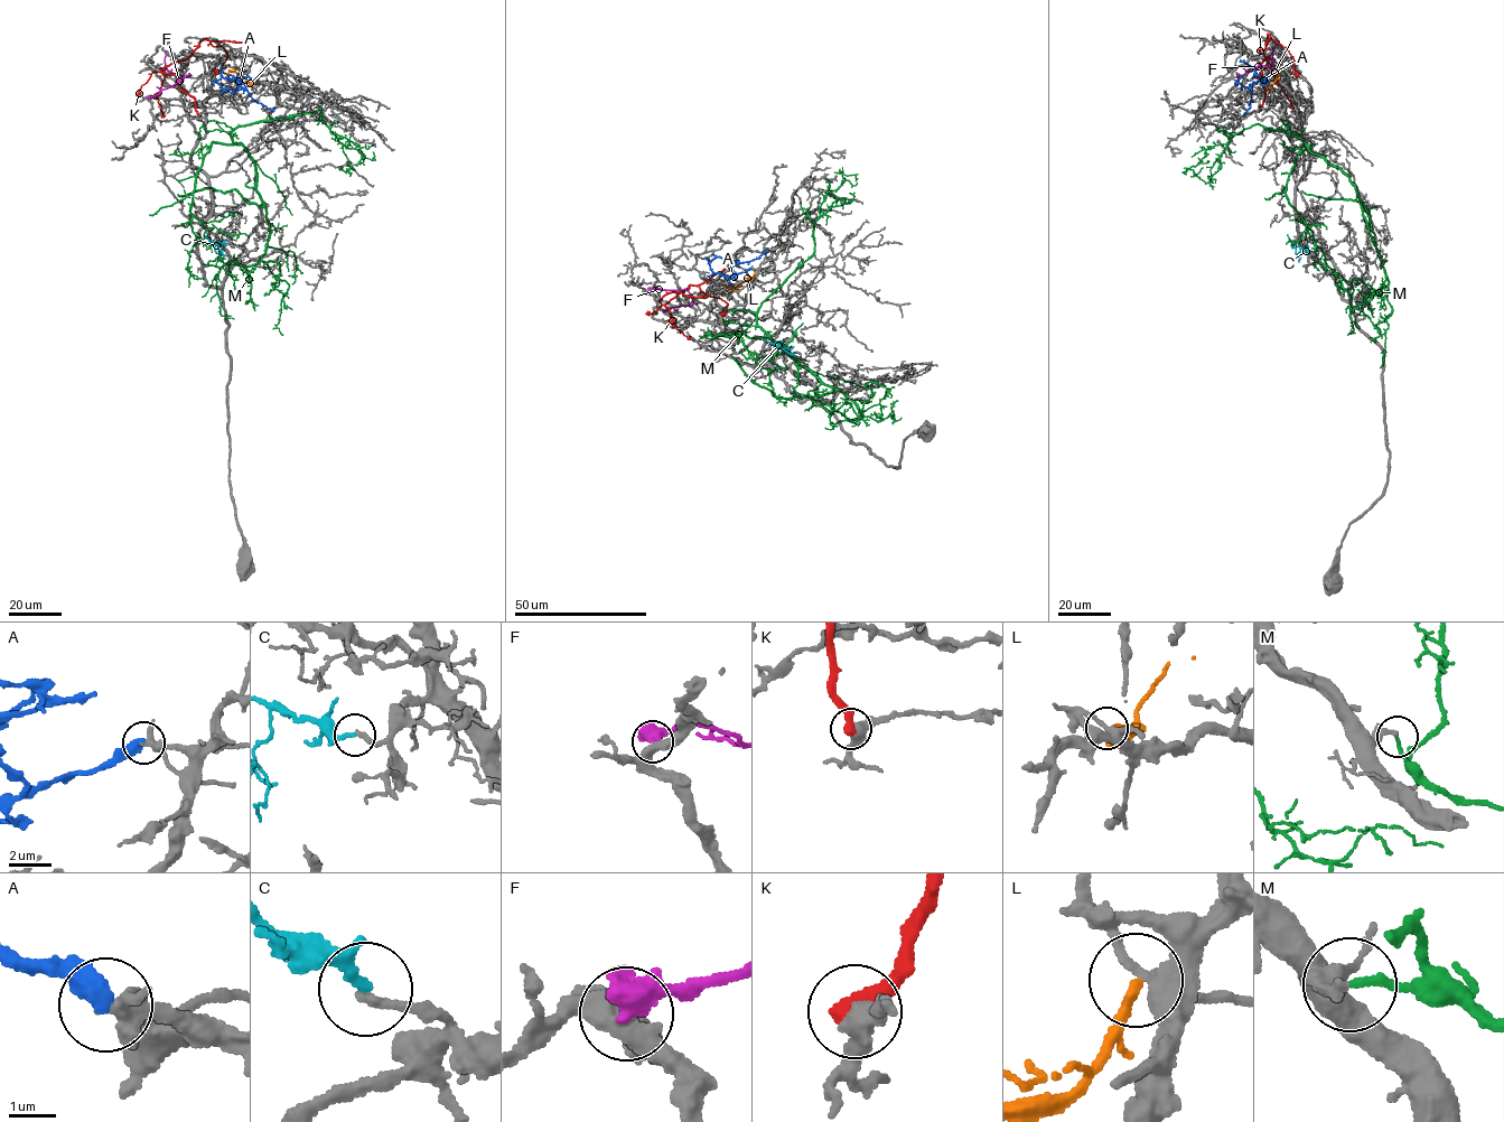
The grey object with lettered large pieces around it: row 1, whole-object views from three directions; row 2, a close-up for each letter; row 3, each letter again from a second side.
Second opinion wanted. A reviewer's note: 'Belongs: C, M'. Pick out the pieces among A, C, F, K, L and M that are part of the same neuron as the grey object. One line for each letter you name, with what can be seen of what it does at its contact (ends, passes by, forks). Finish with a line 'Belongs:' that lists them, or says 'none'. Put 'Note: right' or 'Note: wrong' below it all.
A: it ends
C: it ends
Belongs: A, C
Note: wrong

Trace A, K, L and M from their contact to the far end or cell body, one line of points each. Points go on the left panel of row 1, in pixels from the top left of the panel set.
A: (257, 81), (248, 76), (241, 78), (237, 85), (273, 111)
K: (197, 114), (177, 75), (161, 68), (186, 59), (206, 39), (227, 54), (221, 72), (212, 69)
L: (259, 82), (249, 82), (233, 71), (224, 74)
M: (207, 265), (255, 265), (269, 228), (254, 164), (230, 132), (320, 109), (330, 133), (362, 158), (372, 152)

